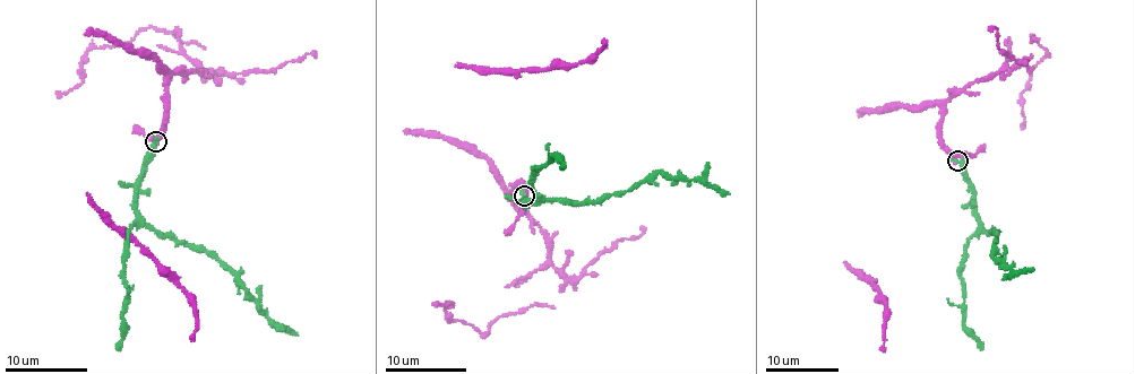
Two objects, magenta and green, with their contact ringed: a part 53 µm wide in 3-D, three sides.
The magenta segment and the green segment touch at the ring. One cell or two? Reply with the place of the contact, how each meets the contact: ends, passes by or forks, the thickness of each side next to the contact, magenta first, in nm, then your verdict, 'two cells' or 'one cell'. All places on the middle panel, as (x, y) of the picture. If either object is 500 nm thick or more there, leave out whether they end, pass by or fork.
(524, 196) | 280/500 nm | one cell

